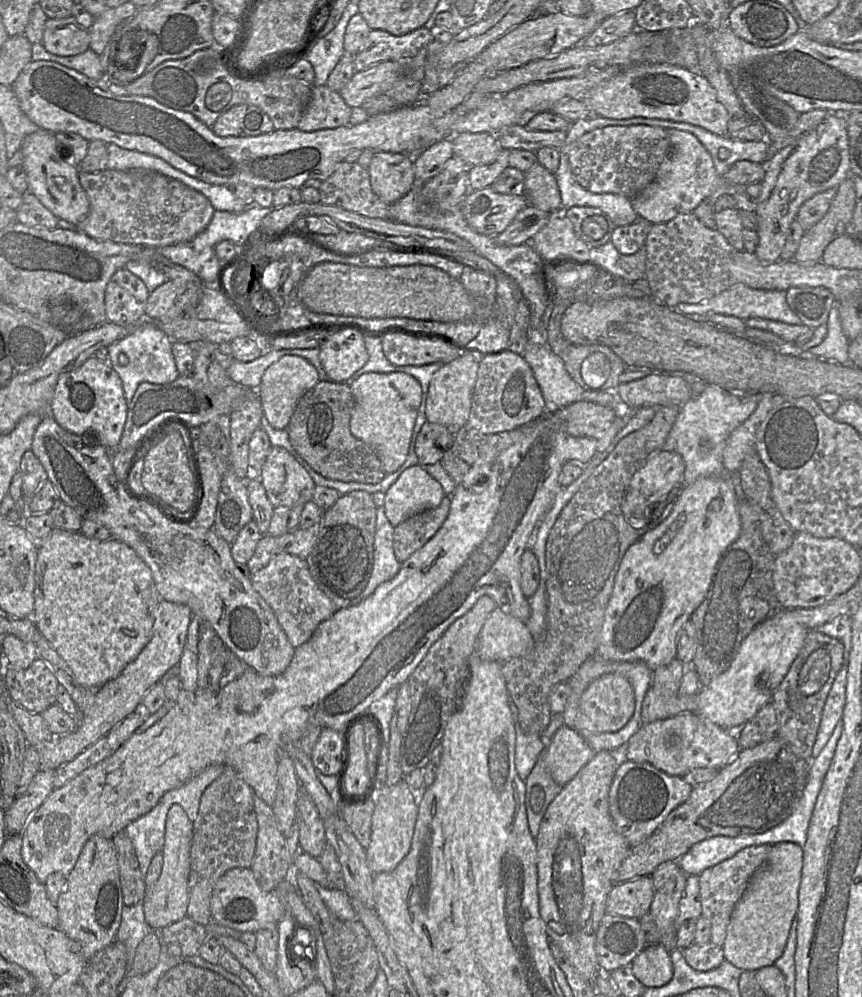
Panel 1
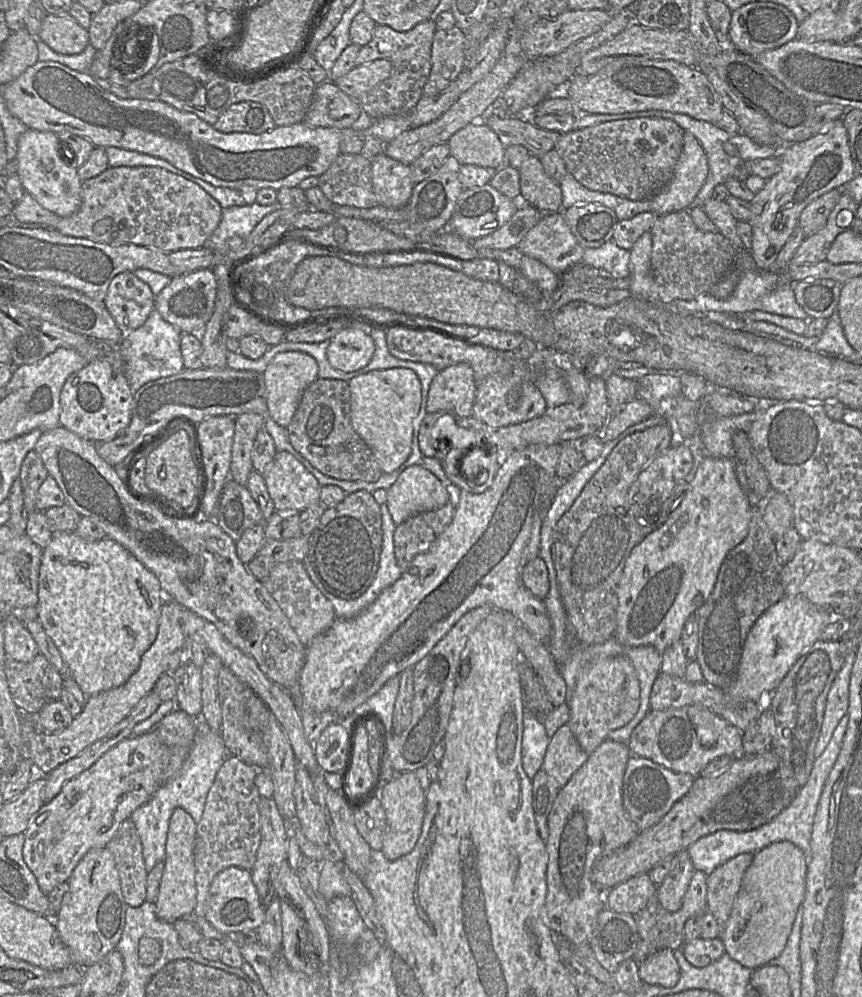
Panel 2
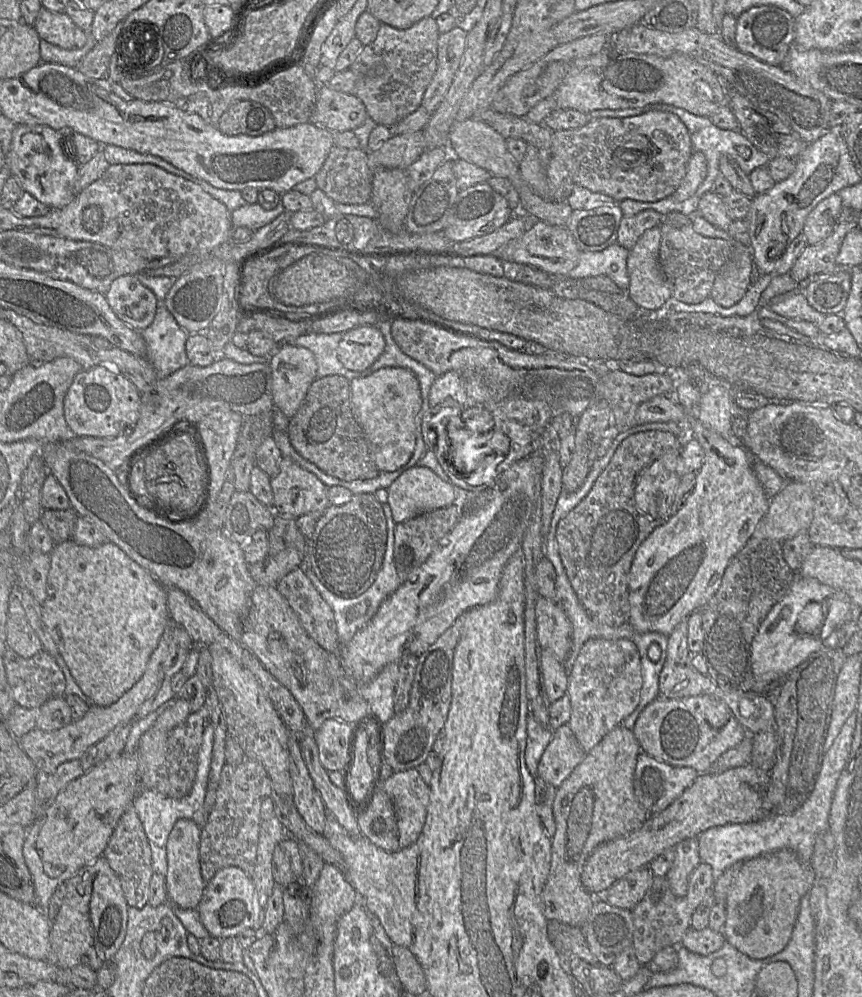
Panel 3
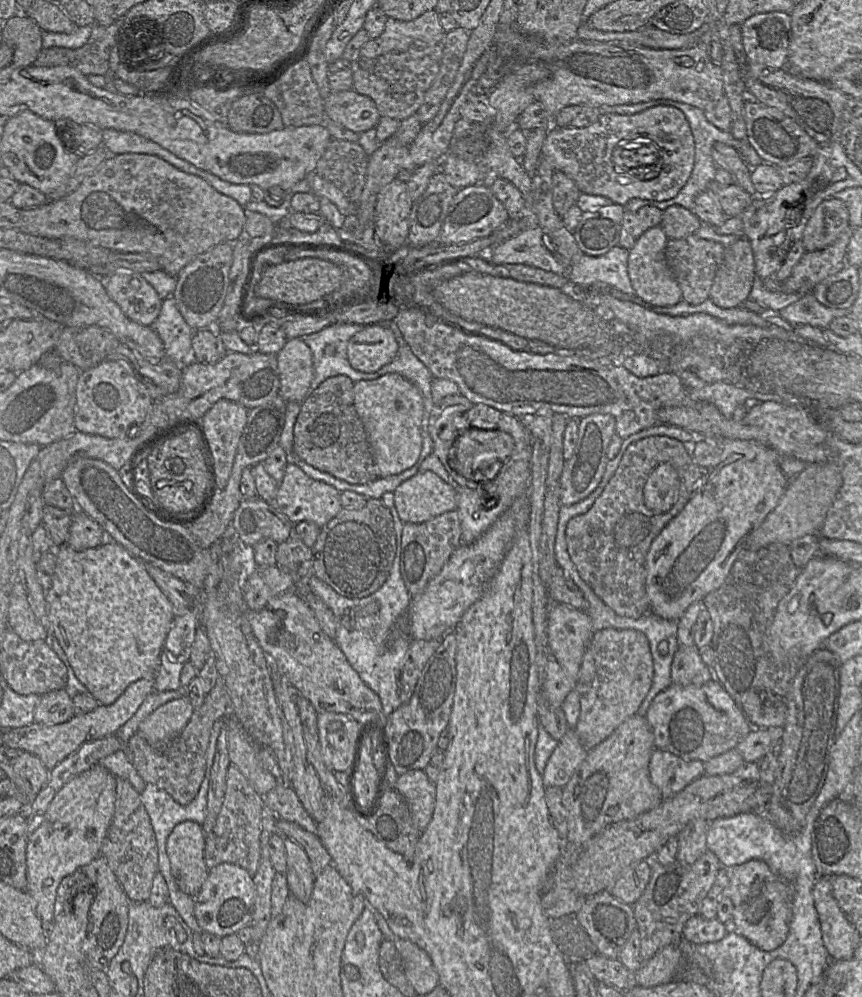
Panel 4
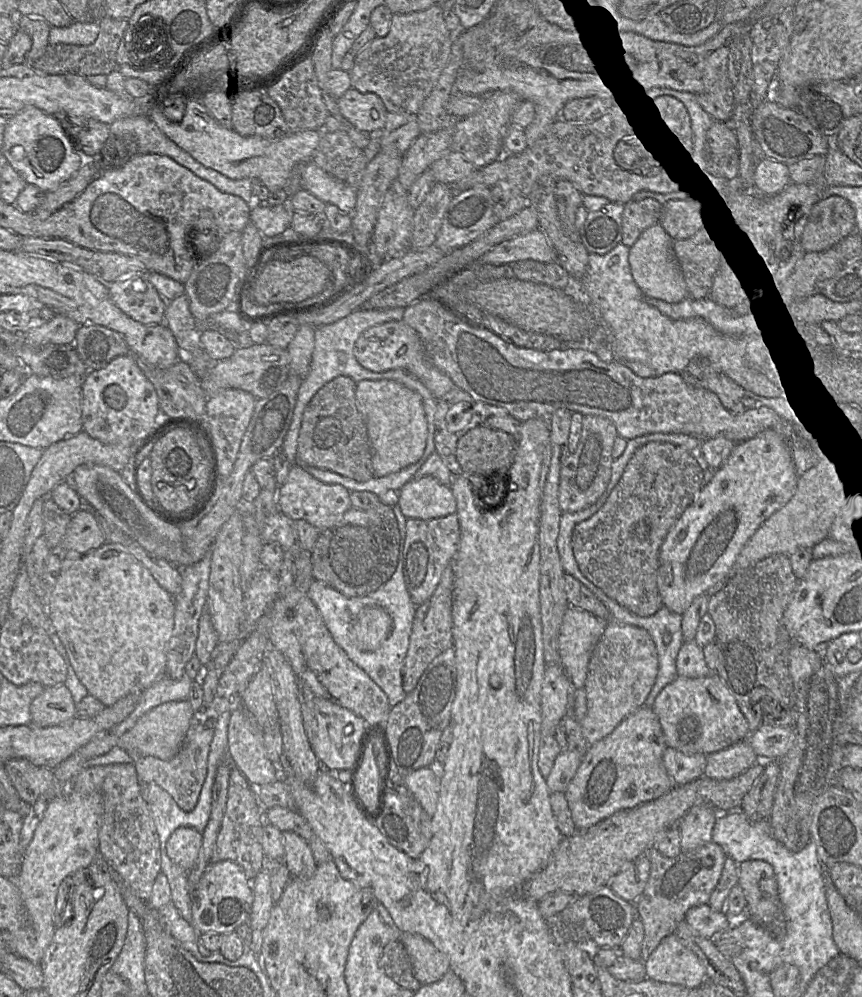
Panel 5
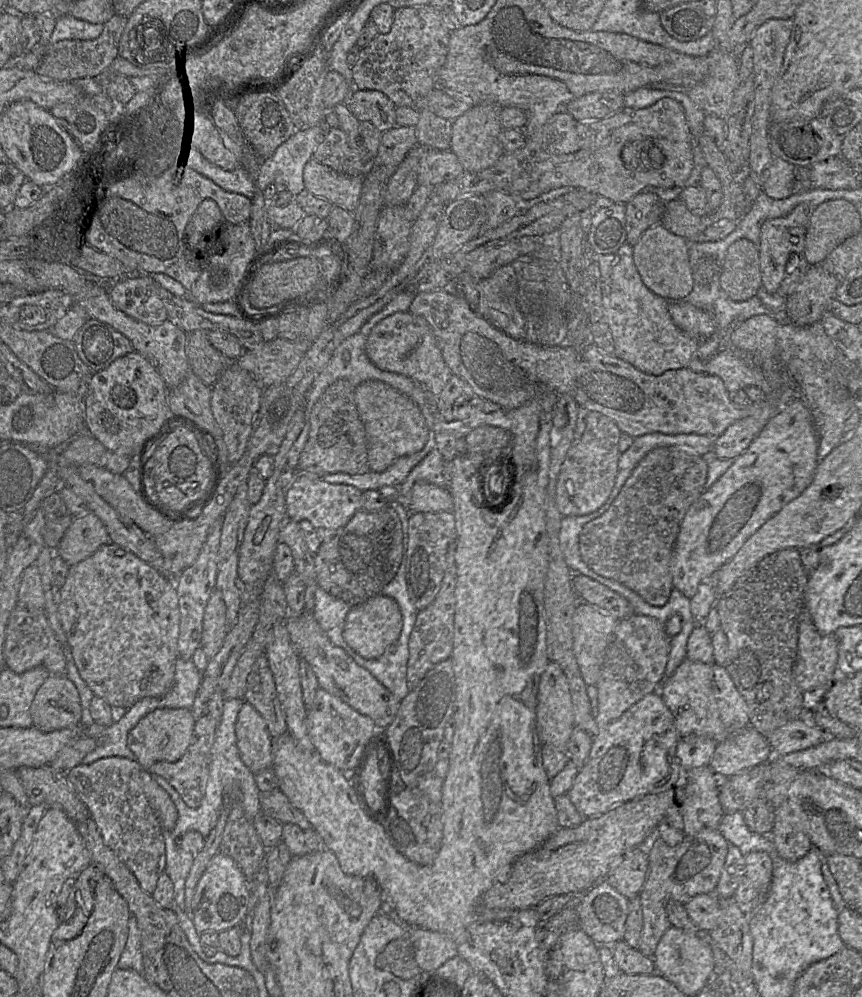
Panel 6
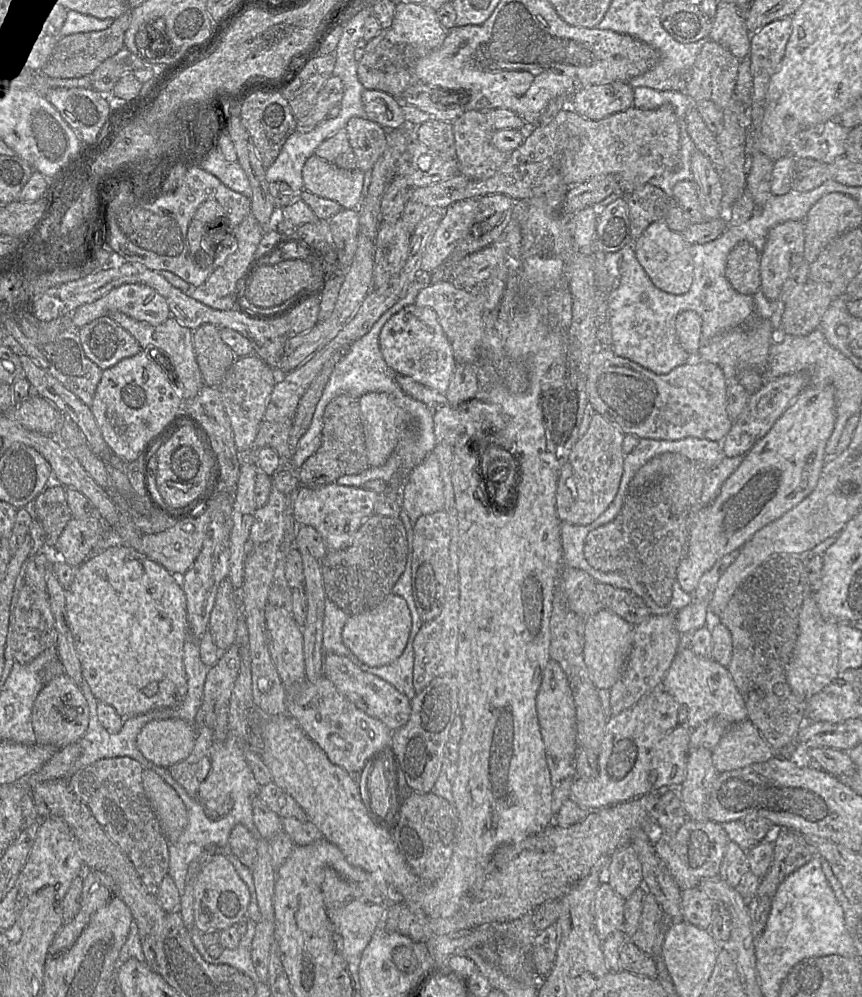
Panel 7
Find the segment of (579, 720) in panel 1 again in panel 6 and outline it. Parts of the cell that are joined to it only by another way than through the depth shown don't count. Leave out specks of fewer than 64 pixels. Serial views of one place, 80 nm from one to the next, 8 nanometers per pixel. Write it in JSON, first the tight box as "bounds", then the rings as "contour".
{"bounds":[594,614,670,729],"contour":[[[633,614],[617,621],[595,684],[597,713],[594,718],[599,729],[615,721],[647,694],[659,690],[669,651],[670,637],[665,633],[665,624],[657,619]]]}

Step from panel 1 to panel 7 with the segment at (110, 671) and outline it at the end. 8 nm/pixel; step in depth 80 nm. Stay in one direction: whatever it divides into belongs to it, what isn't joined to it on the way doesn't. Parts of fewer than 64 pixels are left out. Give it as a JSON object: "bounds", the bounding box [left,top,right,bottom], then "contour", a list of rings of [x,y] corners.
{"bounds":[65,543,188,719],"contour":[[[112,543],[106,549],[90,555],[75,569],[73,580],[65,589],[65,610],[83,677],[98,701],[111,705],[123,719],[144,714],[157,708],[175,707],[182,702],[187,692],[183,647],[188,637],[188,622],[185,593],[178,577],[135,549],[123,543]]]}

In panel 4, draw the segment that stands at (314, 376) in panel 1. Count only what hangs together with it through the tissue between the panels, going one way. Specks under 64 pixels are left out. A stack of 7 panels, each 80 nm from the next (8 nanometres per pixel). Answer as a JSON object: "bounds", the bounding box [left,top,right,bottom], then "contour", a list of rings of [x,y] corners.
{"bounds":[276,338,314,403],"contour":[[[301,338],[288,339],[276,357],[279,395],[287,402],[302,403],[311,393],[310,384],[314,376],[311,349]]]}

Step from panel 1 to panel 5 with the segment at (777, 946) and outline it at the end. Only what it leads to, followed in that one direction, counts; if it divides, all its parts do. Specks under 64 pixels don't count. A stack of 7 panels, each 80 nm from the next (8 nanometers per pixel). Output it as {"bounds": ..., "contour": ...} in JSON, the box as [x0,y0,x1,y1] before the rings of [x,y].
{"bounds":[738,860,785,938],"contour":[[[746,860],[739,864],[738,884],[745,895],[747,906],[744,915],[766,929],[776,938],[785,935],[785,915],[779,898],[773,867],[764,860]]]}

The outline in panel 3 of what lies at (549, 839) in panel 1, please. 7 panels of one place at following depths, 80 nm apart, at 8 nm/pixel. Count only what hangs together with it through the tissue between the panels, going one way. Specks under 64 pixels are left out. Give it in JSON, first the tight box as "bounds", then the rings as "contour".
{"bounds":[541,725,650,927],"contour":[[[619,725],[610,731],[557,789],[553,802],[556,831],[552,837],[551,865],[541,894],[545,918],[581,927],[596,897],[581,882],[582,868],[596,847],[640,829],[650,816],[637,801],[633,776],[640,745],[632,730]]]}

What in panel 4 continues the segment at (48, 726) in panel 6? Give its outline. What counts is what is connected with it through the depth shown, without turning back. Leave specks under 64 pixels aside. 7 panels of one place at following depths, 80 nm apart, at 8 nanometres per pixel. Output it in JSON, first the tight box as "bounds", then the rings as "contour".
{"bounds":[34,688,73,725],"contour":[[[65,688],[43,694],[34,710],[34,722],[44,725],[61,724],[73,716],[73,701]]]}

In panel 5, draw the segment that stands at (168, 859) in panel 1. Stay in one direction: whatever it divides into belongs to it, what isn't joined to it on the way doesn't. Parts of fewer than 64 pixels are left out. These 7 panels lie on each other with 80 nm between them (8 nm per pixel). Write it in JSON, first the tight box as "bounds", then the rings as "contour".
{"bounds":[167,827,203,872],"contour":[[[179,827],[167,841],[167,854],[171,861],[189,872],[196,864],[203,835],[192,827]]]}

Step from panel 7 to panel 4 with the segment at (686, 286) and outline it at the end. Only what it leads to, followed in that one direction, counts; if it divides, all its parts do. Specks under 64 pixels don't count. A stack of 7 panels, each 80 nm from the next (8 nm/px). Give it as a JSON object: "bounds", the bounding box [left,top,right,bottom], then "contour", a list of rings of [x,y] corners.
{"bounds":[628,225,682,306],"contour":[[[661,225],[649,228],[630,249],[628,274],[635,294],[653,306],[672,306],[682,300],[682,292],[666,262],[665,248],[668,241]]]}

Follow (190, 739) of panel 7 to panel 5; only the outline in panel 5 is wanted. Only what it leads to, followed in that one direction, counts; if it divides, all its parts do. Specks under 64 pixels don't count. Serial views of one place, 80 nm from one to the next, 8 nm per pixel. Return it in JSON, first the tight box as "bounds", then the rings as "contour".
{"bounds":[117,700,194,760],"contour":[[[188,700],[160,704],[143,715],[132,729],[119,737],[117,745],[124,750],[137,750],[143,756],[170,760],[179,752],[193,714],[194,710]]]}

